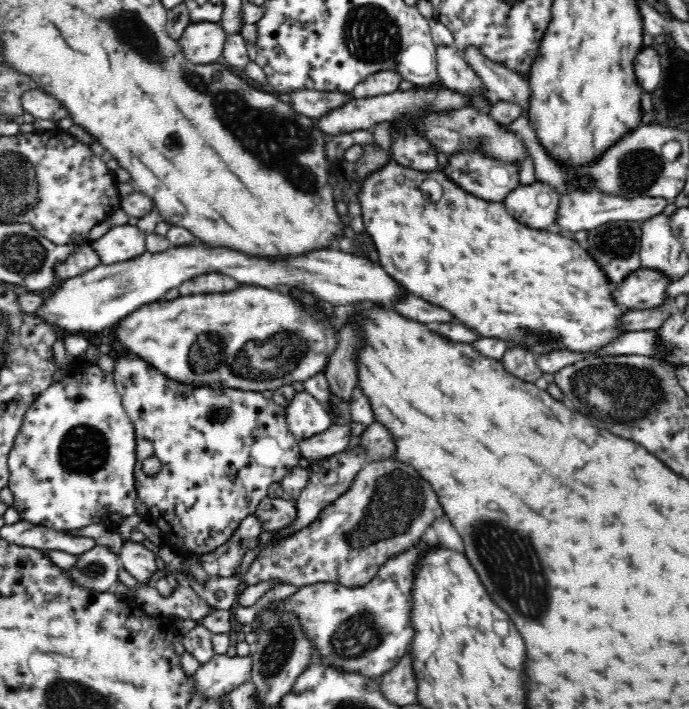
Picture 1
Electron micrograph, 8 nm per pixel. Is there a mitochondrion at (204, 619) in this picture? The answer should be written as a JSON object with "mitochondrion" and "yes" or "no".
{"mitochondrion":"no"}

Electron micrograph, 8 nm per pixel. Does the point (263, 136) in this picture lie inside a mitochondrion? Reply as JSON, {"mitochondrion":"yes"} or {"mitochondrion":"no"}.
{"mitochondrion":"yes"}

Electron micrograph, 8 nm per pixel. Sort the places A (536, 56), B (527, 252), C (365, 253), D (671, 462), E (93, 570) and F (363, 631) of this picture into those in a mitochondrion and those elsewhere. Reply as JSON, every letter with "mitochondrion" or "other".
{"A":"other","B":"other","C":"other","D":"other","E":"mitochondrion","F":"mitochondrion"}

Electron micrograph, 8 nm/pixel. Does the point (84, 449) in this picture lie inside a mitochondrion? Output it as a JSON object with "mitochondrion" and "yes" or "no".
{"mitochondrion":"yes"}

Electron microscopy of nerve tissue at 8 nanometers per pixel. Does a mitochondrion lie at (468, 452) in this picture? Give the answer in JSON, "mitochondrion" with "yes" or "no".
{"mitochondrion":"no"}

